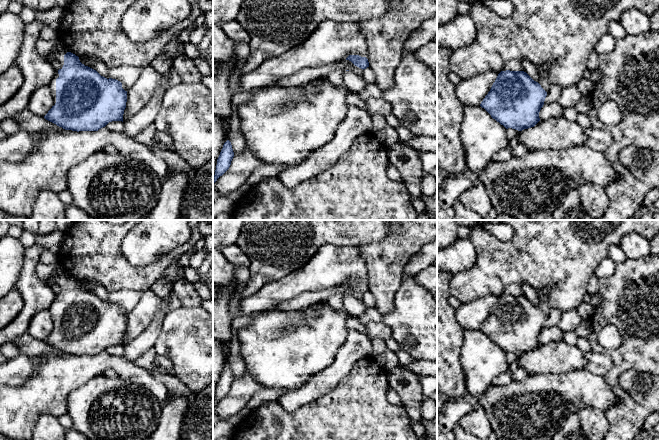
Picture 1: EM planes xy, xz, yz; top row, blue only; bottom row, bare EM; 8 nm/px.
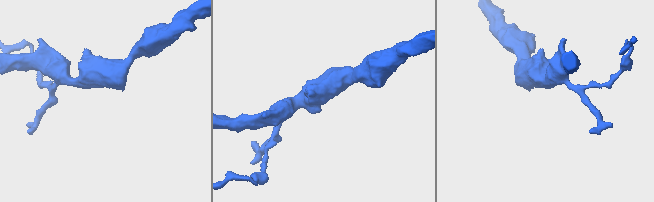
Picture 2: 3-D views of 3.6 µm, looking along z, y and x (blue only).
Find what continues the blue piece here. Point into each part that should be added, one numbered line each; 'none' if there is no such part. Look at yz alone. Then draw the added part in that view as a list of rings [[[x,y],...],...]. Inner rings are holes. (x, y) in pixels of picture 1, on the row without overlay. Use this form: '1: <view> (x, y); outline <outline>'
none

